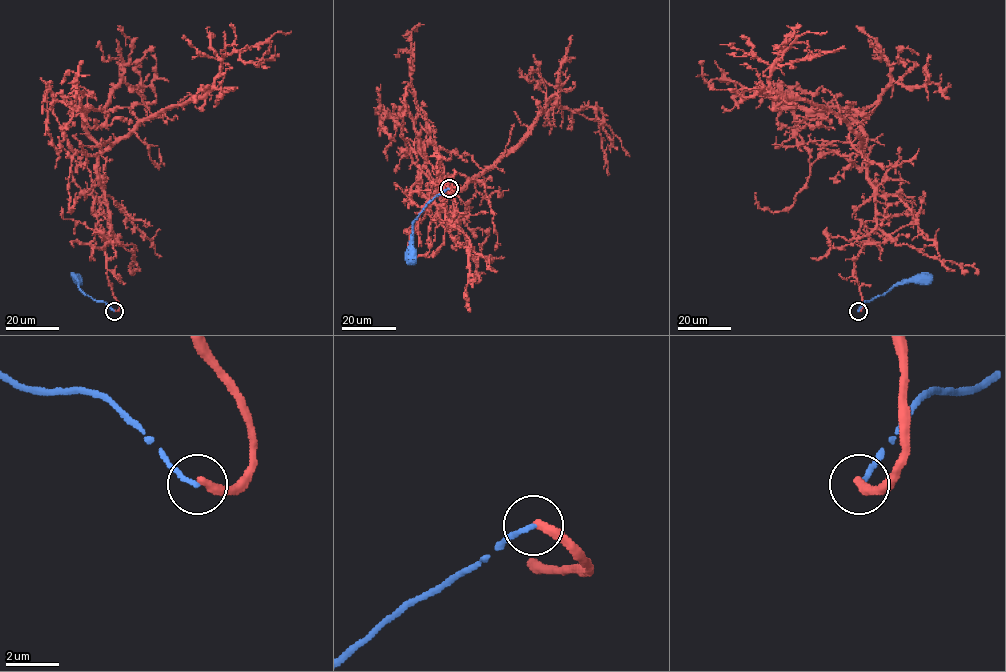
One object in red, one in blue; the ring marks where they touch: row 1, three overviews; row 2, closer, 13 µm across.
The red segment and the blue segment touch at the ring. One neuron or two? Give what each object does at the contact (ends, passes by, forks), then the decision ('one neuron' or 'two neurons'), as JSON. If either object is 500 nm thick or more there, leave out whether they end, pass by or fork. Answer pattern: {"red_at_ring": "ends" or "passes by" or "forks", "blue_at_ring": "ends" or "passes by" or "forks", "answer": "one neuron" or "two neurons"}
{"red_at_ring": "ends", "blue_at_ring": "ends", "answer": "two neurons"}

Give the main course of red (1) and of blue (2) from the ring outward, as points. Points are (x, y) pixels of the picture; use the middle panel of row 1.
1: (449, 188), (441, 184), (440, 206), (437, 192), (491, 169), (551, 98), (594, 109), (607, 175)
2: (449, 188), (435, 196), (413, 221), (411, 256)

